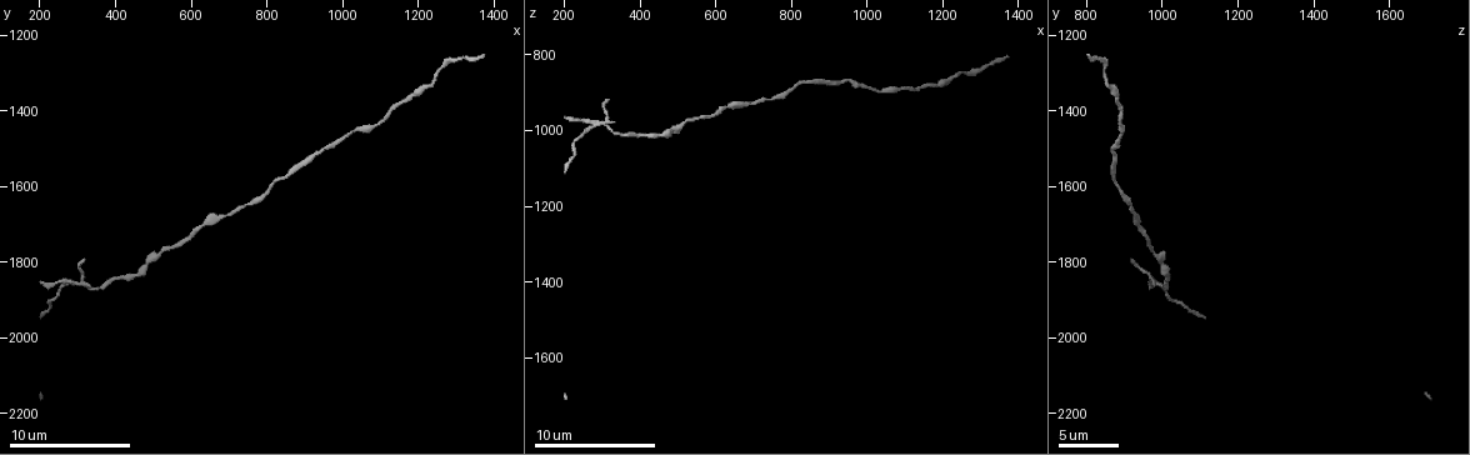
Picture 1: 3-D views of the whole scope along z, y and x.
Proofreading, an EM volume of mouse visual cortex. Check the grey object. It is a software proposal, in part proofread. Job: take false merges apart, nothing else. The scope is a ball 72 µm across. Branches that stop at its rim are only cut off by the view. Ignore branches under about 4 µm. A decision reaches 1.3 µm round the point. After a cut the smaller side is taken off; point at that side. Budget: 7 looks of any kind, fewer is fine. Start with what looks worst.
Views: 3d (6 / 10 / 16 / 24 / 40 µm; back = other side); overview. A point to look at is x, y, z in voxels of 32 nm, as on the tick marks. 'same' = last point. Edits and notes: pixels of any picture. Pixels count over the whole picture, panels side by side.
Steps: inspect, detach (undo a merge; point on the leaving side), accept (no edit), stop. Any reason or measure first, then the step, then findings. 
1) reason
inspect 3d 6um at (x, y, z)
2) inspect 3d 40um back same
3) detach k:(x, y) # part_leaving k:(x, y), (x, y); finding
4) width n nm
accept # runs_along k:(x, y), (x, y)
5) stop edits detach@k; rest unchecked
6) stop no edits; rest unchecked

three arms meet
inspect 3d 10um at (255, 1860, 1005)

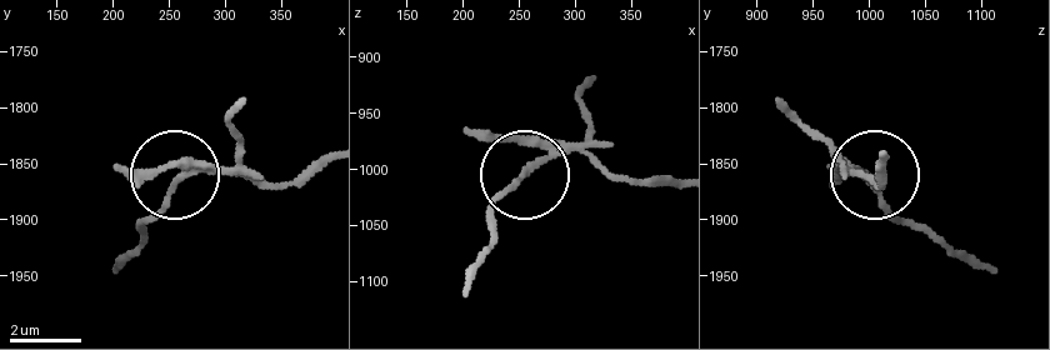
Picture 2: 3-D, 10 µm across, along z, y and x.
arms 3
detach 2:(231, 130) # part_leaving 2:(204, 164), (120, 261); a second neuron is stuck on

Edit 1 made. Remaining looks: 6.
a narrow waist
inspect 3d 10um at (930, 1515, 865)

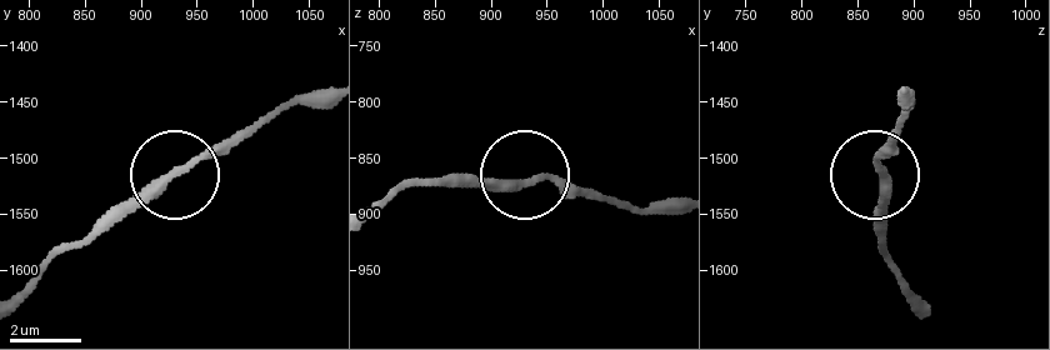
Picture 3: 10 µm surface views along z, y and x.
accept # one neuron here

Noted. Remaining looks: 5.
calibre changes
inspect 3d 16um at (1170, 1370, 880)

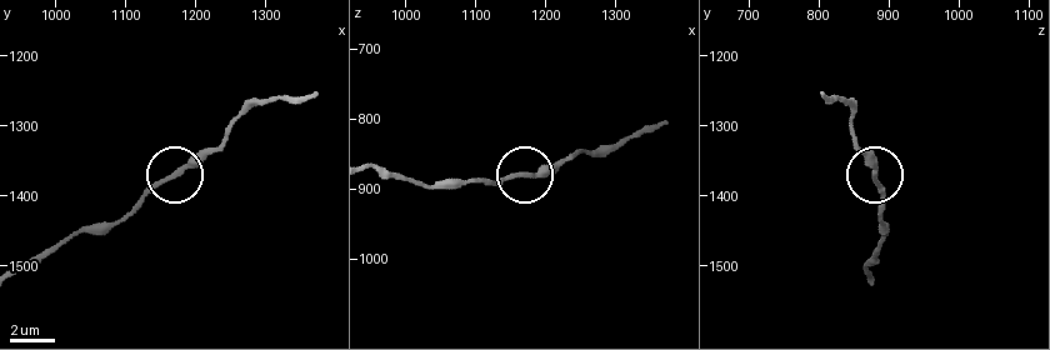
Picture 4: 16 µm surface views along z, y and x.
accept # runs_along 4:(869, 278), (885, 230), (875, 164), (858, 138); one neuron here

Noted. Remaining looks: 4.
stop edits detach@2; rest unchecked

